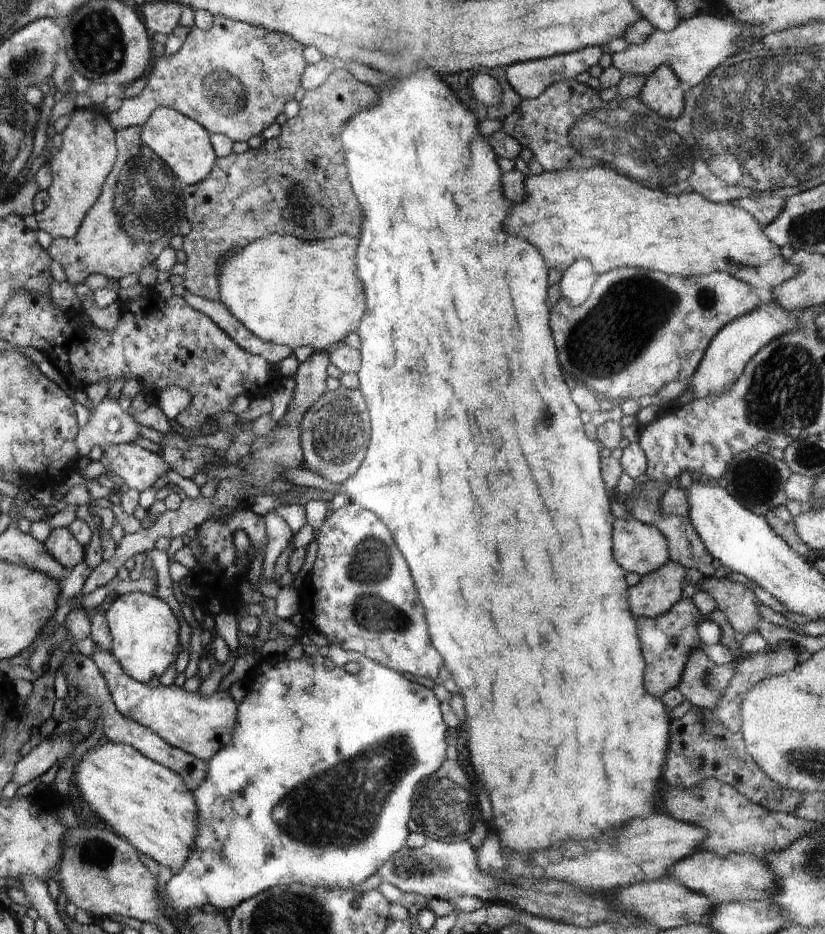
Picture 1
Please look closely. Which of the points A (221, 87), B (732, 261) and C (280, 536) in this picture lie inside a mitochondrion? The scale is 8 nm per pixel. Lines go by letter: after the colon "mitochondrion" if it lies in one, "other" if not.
A: mitochondrion
B: mitochondrion
C: other

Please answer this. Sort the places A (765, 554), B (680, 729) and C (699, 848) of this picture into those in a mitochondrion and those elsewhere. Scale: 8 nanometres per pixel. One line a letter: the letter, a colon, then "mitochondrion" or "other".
A: other
B: other
C: other

